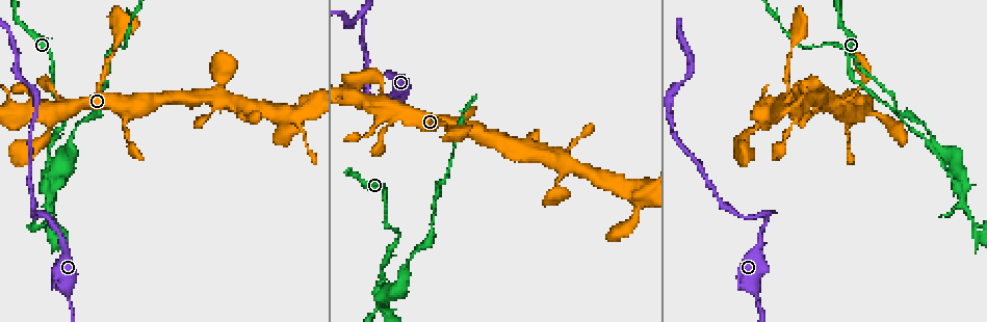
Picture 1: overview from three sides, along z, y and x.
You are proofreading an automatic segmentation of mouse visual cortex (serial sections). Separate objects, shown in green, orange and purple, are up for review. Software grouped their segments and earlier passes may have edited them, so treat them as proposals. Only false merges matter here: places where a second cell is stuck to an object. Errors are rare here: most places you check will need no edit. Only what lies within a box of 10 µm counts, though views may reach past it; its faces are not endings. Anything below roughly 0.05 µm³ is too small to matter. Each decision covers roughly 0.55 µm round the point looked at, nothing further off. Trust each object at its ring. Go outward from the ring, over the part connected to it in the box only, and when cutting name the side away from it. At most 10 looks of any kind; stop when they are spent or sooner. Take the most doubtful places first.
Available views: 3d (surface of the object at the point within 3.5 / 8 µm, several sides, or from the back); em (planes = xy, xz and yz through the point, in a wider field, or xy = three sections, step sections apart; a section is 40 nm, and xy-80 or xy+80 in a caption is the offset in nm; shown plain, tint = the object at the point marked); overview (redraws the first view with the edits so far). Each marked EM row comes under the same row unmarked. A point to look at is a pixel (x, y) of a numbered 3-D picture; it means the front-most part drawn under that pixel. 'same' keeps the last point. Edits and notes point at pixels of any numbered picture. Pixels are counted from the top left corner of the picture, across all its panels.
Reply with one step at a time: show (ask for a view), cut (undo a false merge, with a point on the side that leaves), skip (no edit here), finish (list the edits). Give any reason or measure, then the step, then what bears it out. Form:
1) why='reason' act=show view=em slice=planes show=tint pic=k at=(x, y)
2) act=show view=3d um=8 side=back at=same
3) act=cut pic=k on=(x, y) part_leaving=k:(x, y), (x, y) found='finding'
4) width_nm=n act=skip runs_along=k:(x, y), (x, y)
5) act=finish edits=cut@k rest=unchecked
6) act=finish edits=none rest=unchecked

why='small branch off a trunk' act=show view=3d um=3.5 pic=1 at=(958, 185)

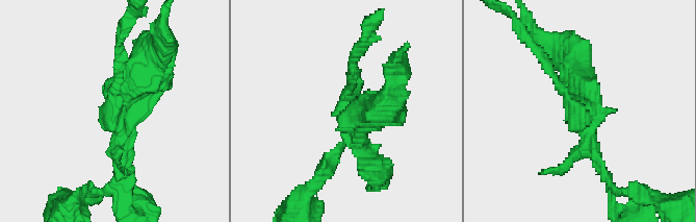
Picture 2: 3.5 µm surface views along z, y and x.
act=show view=em slice=planes show=tint pic=2 at=(578, 111)

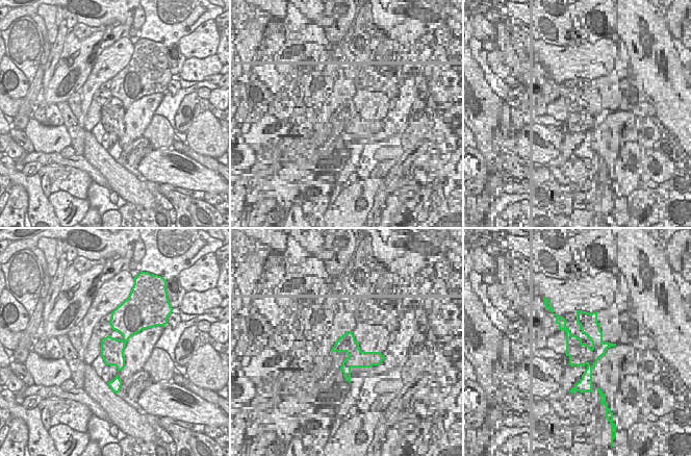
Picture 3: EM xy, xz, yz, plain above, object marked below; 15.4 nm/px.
act=cut pic=2 on=(146, 206) border=3:(123, 339), (107, 346), (113, 364) found='a second cell is stuck on'

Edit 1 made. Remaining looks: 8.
why='see it whole again' act=show view=overview

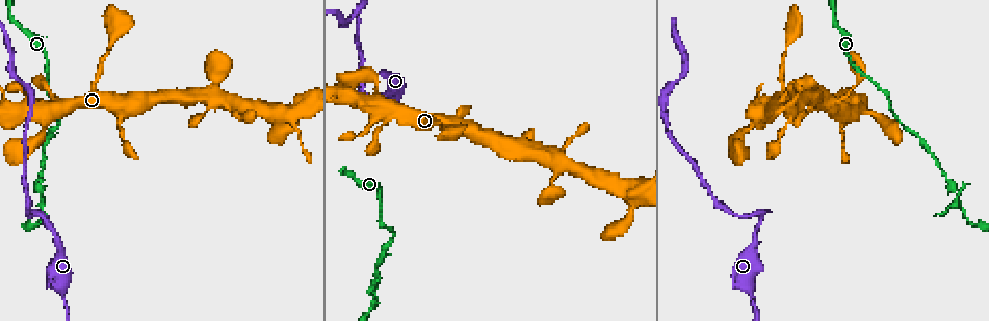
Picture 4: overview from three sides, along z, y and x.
why='abrupt turn' act=show view=3d um=3.5 pic=4 at=(761, 213)

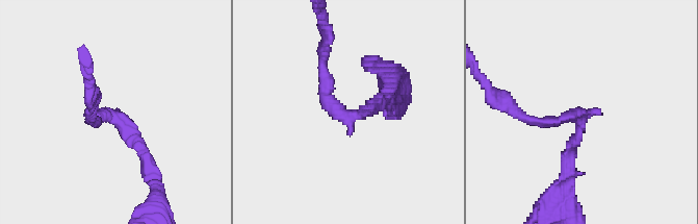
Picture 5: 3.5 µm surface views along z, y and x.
arm_widths_nm=150,150 act=show view=em slice=xy step=5 show=tint pic=5 at=(111, 112)

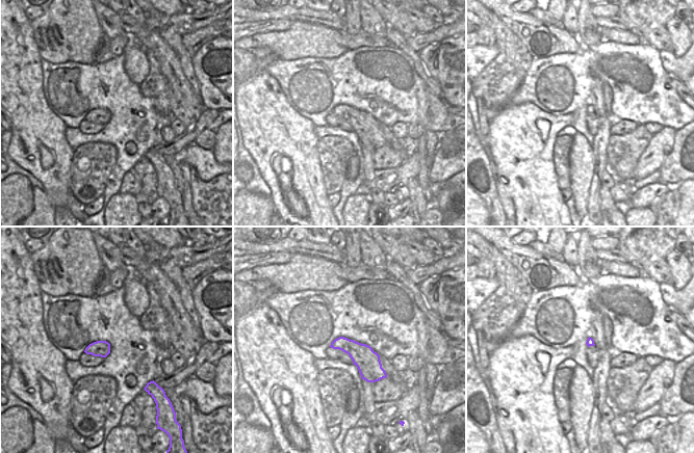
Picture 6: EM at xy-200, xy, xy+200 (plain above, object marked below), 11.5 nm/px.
act=skip runs_along=5:(151, 167), (109, 113), (89, 116) found='all the same cell'

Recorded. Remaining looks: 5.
act=show view=3d um=8 pic=4 at=(387, 111)

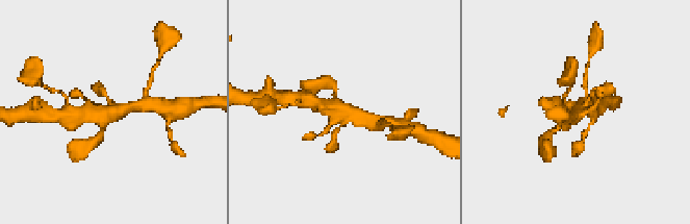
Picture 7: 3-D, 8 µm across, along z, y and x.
act=show view=em slice=xy step=2 show=tint at=same

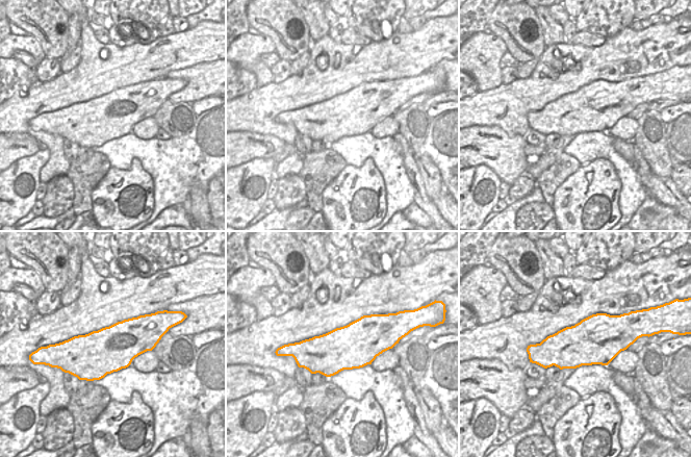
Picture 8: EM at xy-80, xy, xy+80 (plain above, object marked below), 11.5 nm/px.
act=skip runs_along=7:(369, 122), (334, 105), (316, 103) found='one cell here'

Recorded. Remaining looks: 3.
act=show view=3d um=3.5 pic=4 at=(557, 166)

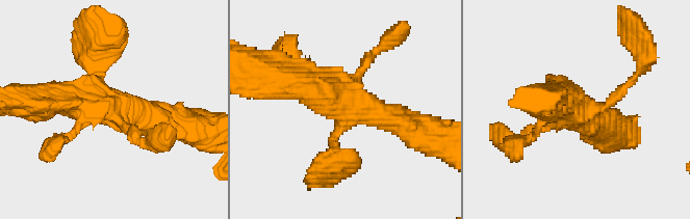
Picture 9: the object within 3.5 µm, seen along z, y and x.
arms=4 arm_widths_nm=150,150,400,450 act=show view=em slice=xy step=3 show=tint pic=9 at=(342, 107)

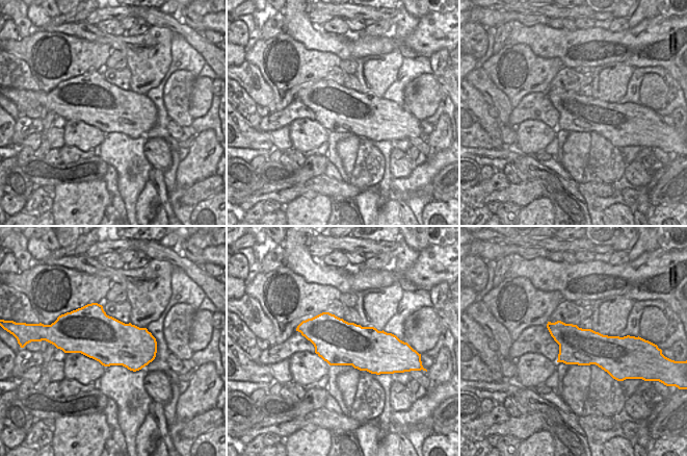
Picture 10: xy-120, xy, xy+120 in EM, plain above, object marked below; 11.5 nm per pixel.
why='cut it another way' act=show view=em slice=xy step=2 show=tint at=same

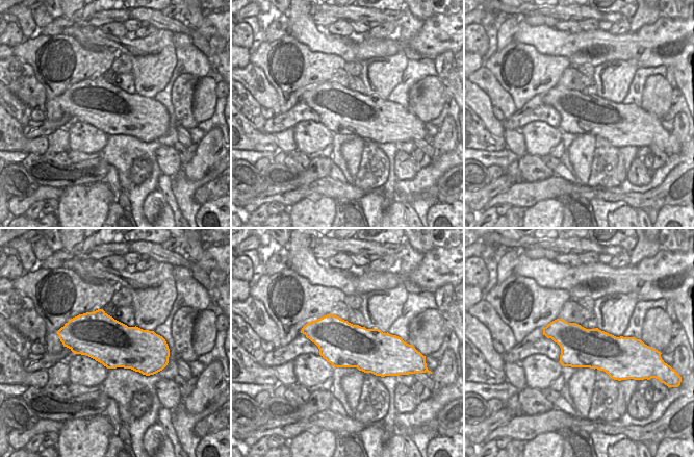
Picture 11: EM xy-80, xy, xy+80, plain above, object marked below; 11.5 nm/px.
act=skip runs_along=9:(282, 83), (407, 126) found='continuous, no second cell'

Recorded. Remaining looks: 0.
act=finish edits=cut@2 rest=unchecked

